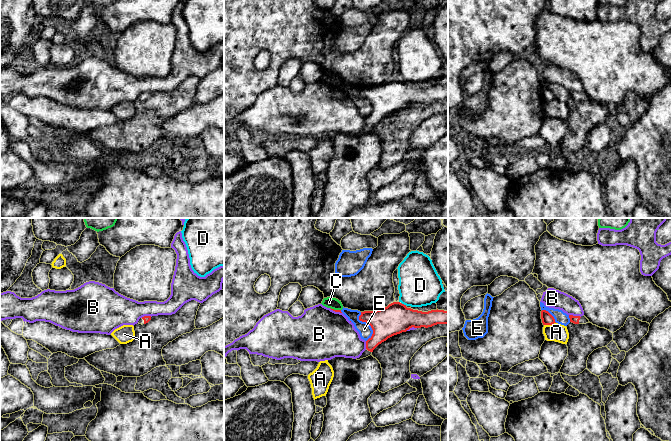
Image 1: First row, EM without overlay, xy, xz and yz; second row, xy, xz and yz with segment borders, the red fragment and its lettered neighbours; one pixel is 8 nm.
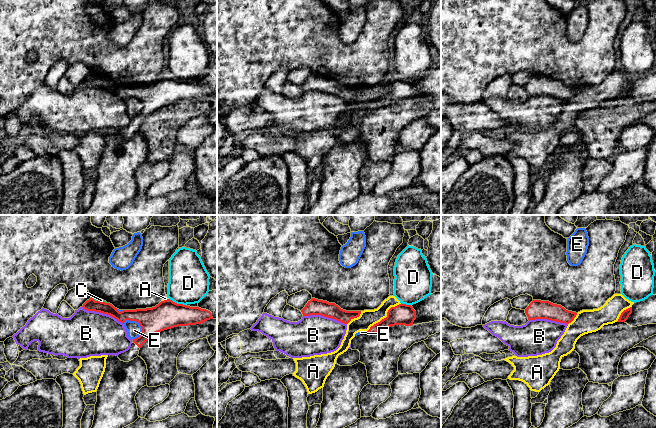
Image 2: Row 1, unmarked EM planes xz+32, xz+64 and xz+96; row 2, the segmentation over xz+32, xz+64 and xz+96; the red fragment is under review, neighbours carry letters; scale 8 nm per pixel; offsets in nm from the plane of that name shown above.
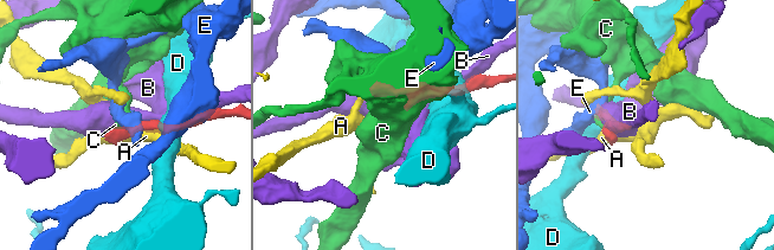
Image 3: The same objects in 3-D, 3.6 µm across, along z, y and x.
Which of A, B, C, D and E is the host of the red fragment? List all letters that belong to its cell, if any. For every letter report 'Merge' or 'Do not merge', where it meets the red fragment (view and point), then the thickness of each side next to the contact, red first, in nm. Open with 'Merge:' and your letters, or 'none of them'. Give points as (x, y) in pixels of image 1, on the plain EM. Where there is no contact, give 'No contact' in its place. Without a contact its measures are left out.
Merge: none of them
A: Do not merge. Touches red at yz (549, 100). Thickness 100 nm (red) against 150 nm
B: Do not merge. Touches red at yz (575, 92). Thickness 60 nm (red) against 160 nm
C: Do not merge. Touches red at xz (335, 86). Thickness 20 nm (red) against 90 nm
D: Do not merge. Touches red at xz (403, 80). Thickness 240 nm (red) against 340 nm
E: Do not merge. Touches red at xz (369, 100). Thickness 240 nm (red) against 110 nm

